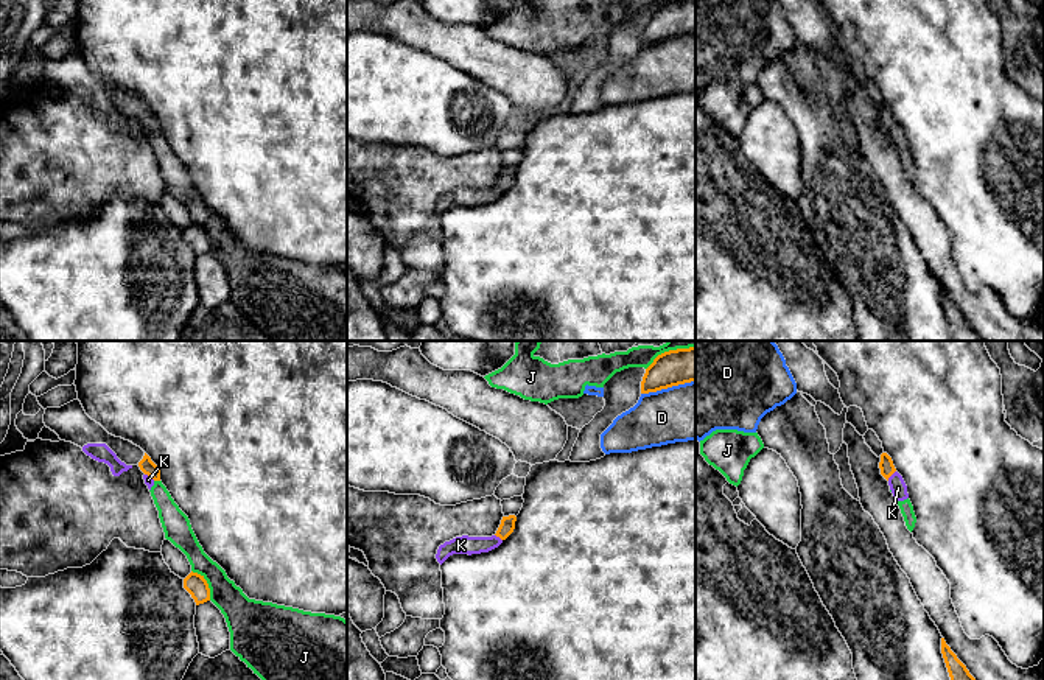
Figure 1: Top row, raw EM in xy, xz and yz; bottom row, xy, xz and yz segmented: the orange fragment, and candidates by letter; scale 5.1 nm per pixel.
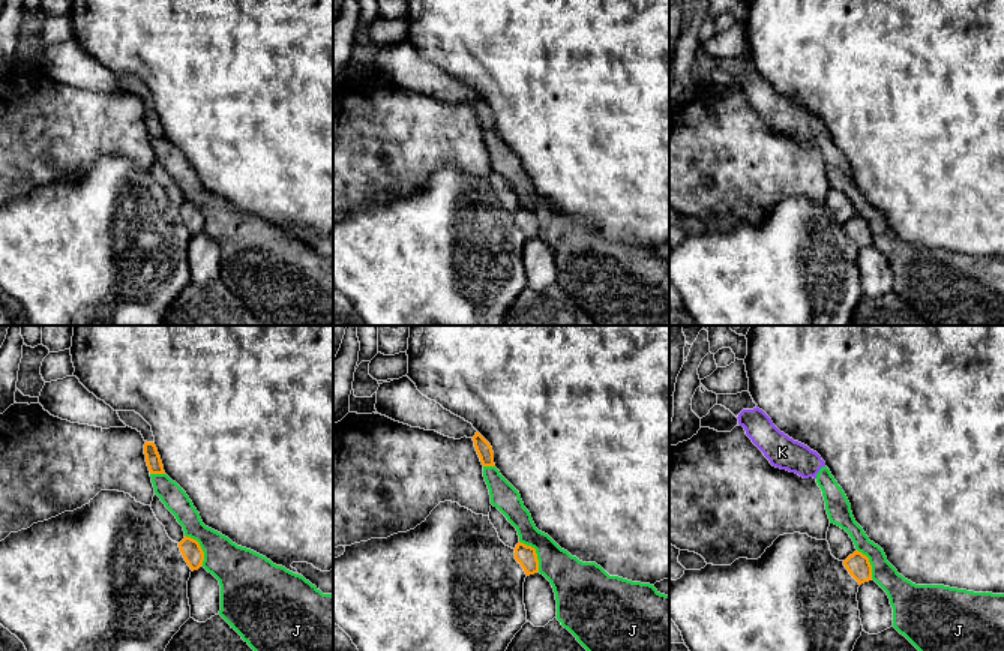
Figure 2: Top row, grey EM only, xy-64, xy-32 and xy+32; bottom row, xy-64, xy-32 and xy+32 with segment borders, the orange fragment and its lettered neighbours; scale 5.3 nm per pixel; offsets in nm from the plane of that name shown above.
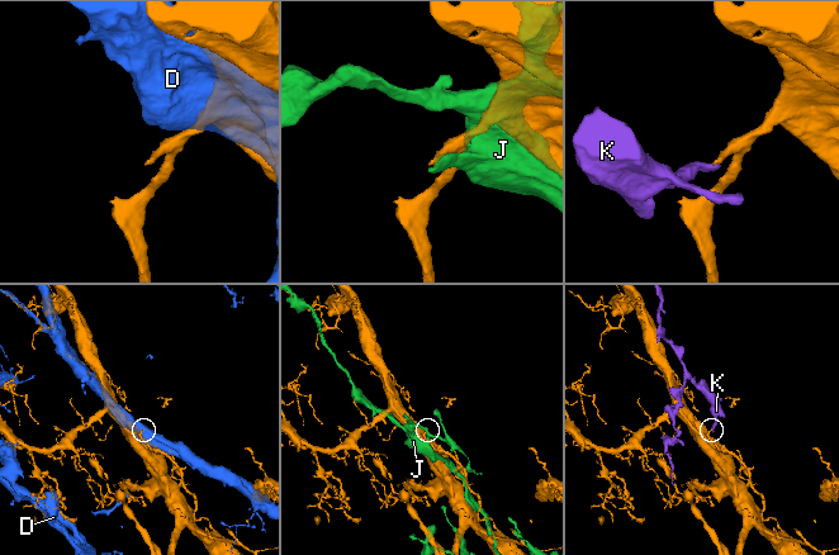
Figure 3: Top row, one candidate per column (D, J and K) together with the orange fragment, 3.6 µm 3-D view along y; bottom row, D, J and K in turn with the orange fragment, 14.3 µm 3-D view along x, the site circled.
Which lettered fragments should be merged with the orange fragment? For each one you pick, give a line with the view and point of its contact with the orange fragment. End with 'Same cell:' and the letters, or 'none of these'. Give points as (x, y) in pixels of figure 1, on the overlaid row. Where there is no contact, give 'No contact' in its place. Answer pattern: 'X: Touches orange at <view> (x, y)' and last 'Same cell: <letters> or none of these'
Same cell: none of these

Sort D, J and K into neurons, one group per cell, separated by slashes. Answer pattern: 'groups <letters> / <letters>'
groups D / J K

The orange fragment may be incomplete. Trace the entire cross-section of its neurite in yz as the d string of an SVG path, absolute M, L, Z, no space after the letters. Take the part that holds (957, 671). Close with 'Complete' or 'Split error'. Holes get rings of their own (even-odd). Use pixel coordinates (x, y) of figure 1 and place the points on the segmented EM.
M941 638L941 654L949 672L951 680L976 680L966 666L957 658L957 655L946 644L944 638Z. Complete

